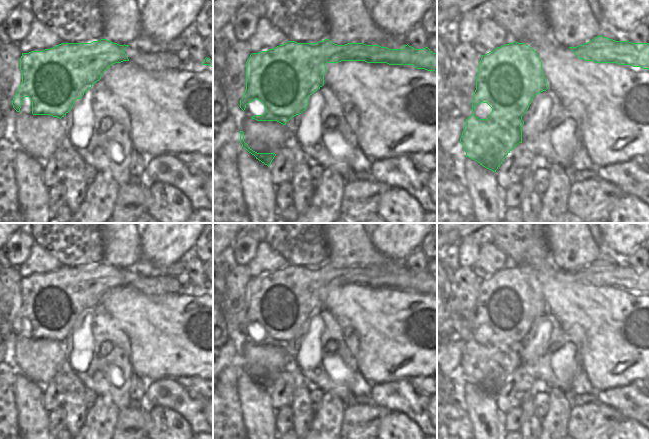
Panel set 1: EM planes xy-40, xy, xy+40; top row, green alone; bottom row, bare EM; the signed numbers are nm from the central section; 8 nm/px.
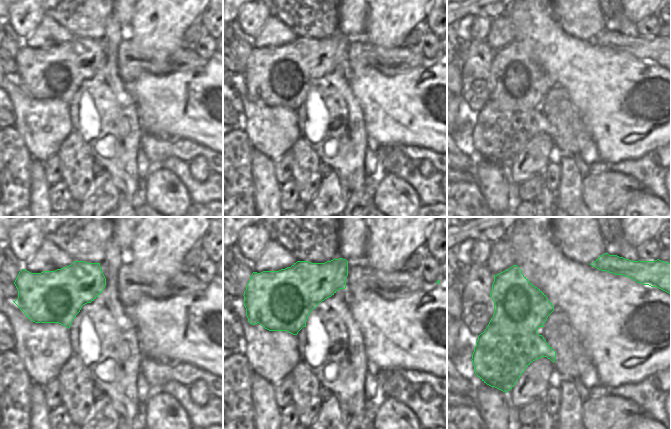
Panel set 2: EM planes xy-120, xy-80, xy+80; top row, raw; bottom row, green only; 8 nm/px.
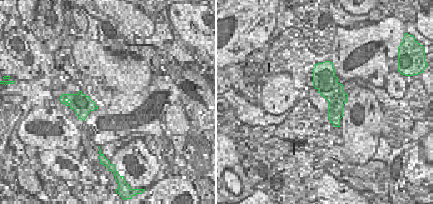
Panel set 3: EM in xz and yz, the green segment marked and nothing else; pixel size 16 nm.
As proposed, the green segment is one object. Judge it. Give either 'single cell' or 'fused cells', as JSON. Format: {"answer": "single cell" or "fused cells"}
{"answer": "fused cells"}

